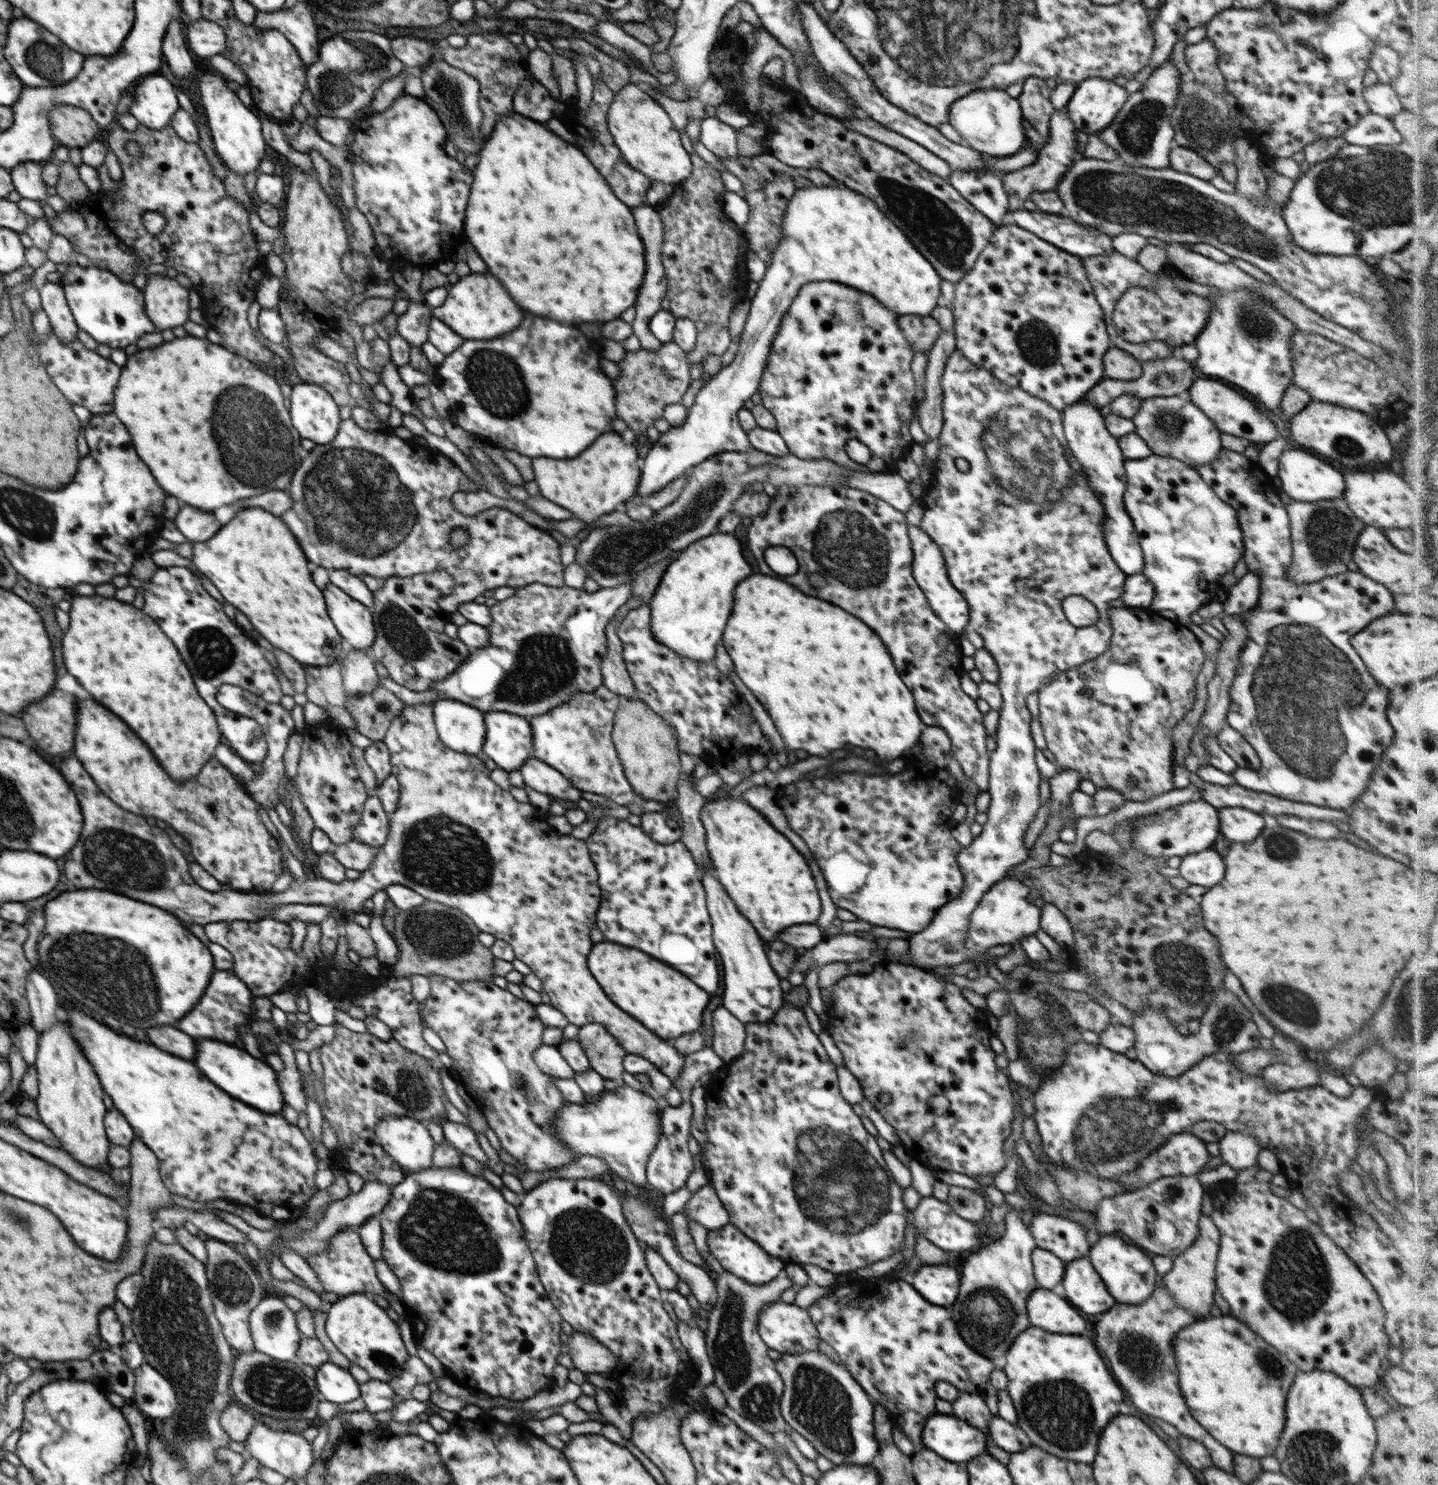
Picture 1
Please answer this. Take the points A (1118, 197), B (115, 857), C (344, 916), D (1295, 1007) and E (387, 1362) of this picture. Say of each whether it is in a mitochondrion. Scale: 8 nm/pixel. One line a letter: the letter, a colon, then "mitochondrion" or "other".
A: mitochondrion
B: mitochondrion
C: other
D: mitochondrion
E: mitochondrion

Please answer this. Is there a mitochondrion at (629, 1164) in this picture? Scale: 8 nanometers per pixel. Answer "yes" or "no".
no

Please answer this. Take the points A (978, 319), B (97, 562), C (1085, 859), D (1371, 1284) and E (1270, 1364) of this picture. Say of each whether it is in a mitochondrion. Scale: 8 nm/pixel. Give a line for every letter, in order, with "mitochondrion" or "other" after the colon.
A: other
B: other
C: other
D: other
E: mitochondrion

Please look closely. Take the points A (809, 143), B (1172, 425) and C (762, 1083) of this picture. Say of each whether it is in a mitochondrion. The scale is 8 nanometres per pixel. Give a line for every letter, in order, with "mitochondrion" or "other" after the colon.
A: other
B: mitochondrion
C: other

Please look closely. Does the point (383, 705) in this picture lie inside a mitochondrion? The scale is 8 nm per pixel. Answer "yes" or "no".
yes

